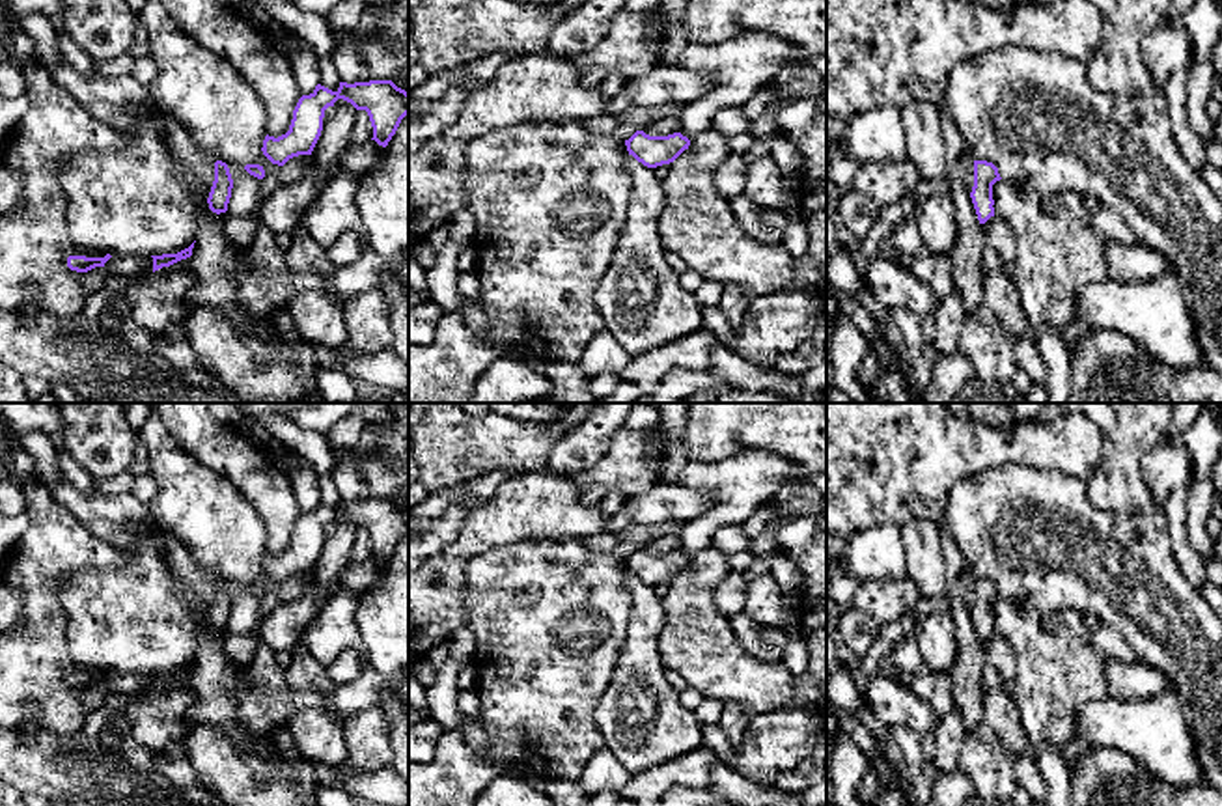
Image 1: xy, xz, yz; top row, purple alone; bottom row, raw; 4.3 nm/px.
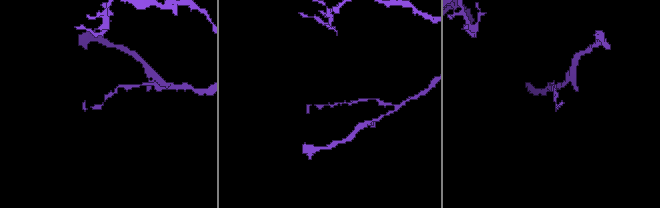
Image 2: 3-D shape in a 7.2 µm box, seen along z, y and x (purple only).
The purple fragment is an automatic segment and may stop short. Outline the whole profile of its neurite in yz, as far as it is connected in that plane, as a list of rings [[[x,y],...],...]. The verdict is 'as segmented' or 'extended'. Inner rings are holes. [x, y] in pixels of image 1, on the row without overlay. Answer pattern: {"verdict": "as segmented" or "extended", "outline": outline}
{"verdict": "as segmented", "outline": [[[974,578],[974,604],[970,610],[979,642],[994,634],[993,603],[1000,599],[998,586],[987,578]]]}

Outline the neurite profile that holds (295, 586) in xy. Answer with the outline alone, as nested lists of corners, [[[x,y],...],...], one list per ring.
[[[299,573],[299,575],[289,577],[282,584],[280,604],[300,599],[310,588],[312,580],[313,580],[312,573]]]

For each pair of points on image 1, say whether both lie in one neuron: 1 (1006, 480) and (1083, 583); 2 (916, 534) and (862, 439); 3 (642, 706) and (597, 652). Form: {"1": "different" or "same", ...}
{"1": "same", "2": "different", "3": "different"}

